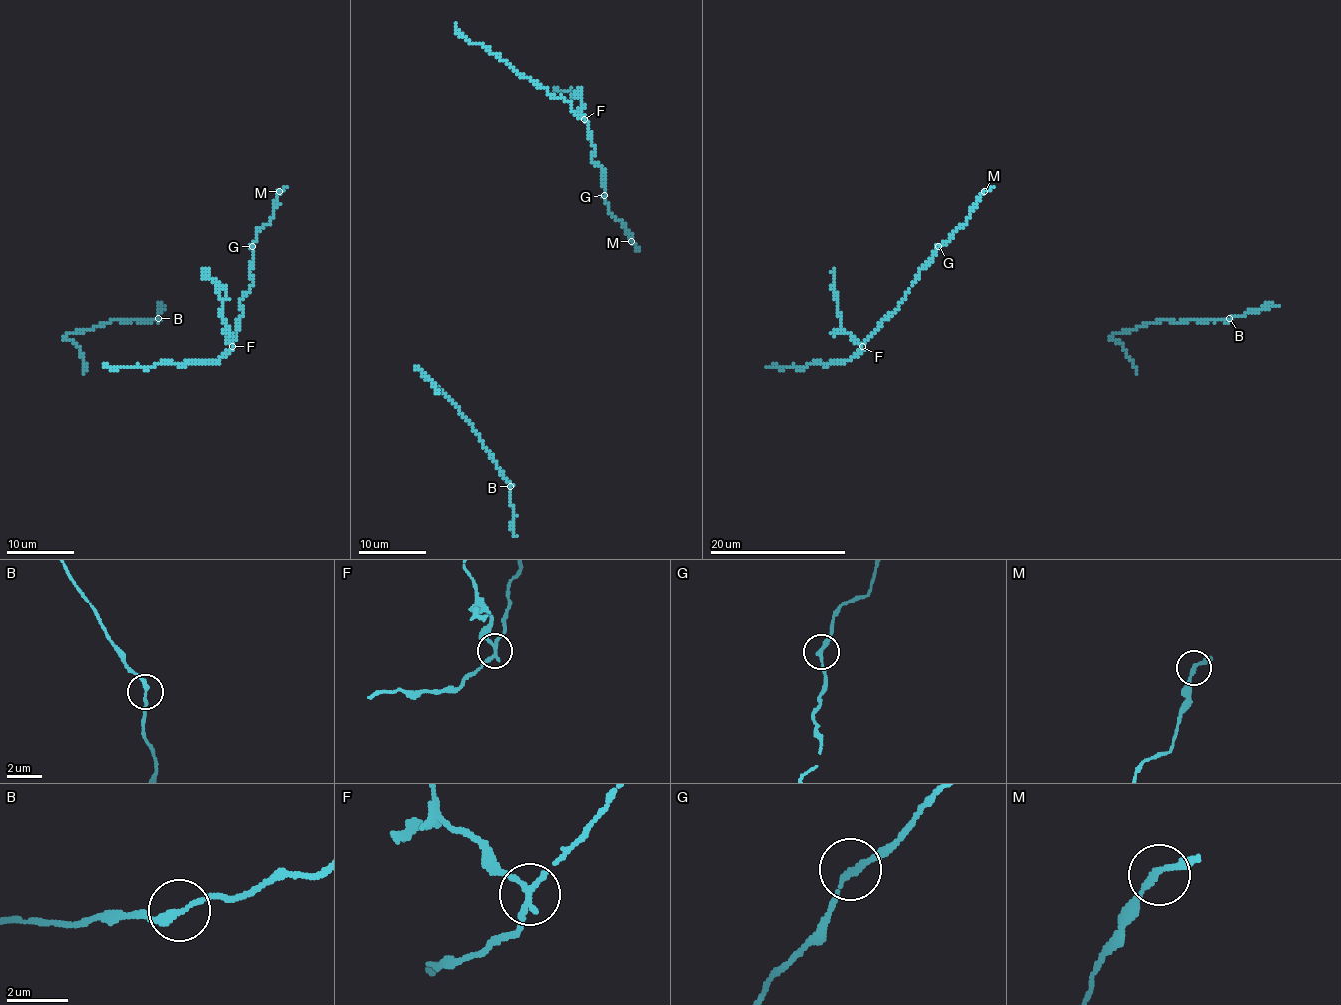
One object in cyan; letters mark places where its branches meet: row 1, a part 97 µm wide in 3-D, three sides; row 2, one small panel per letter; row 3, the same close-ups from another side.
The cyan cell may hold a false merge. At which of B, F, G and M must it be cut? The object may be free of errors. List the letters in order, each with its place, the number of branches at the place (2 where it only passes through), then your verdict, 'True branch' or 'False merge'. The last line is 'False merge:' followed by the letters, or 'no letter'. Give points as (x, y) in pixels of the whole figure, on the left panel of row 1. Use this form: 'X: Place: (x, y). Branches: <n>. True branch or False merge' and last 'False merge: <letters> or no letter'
B: Place: (158, 318). Branches: 2. True branch
F: Place: (232, 346). Branches: 3. False merge
G: Place: (252, 246). Branches: 2. True branch
M: Place: (279, 191). Branches: 2. True branch
False merge: F

